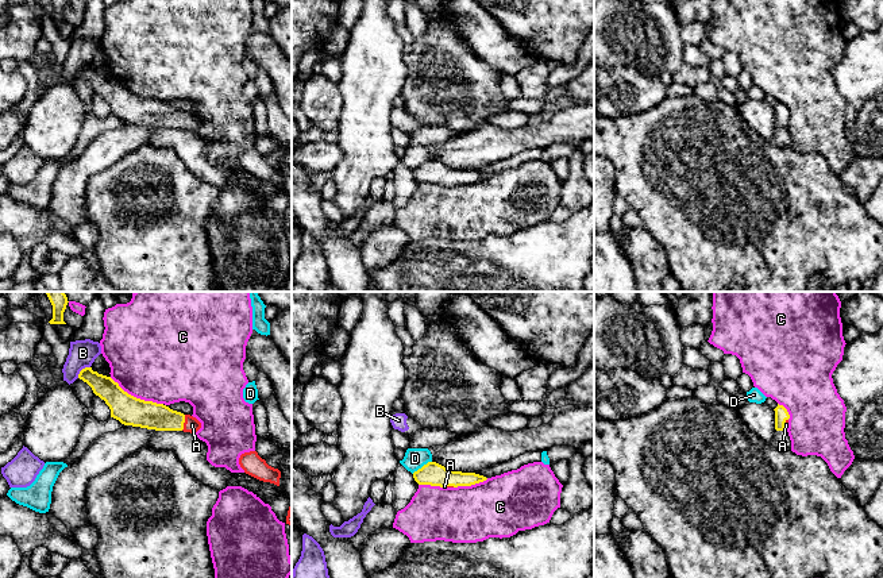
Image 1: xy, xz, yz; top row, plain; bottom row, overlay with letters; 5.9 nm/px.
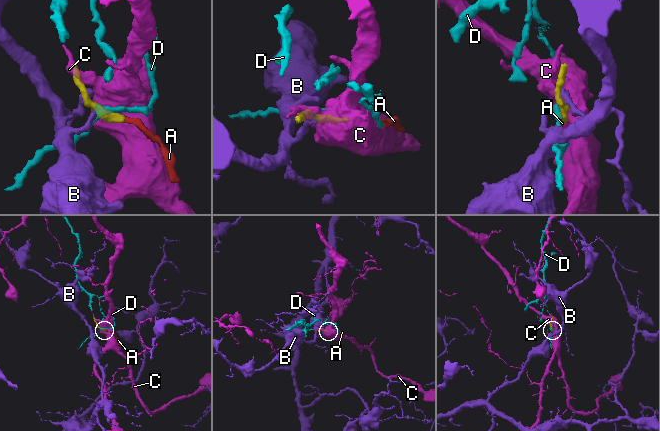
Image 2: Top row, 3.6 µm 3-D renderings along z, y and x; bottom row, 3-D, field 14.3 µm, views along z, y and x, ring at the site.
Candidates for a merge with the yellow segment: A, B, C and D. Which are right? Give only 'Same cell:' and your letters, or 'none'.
Same cell: A

